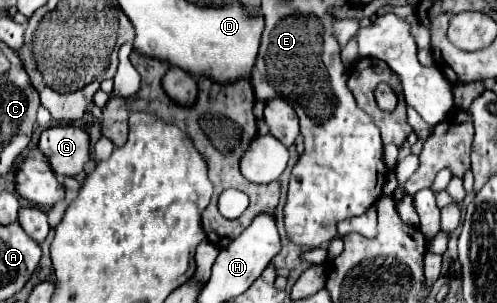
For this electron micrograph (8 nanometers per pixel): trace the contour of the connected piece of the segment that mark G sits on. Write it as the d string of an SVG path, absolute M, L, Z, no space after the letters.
M72 125L50 127L42 131L38 149L42 155L46 155L54 173L68 177L78 175L90 159L88 133Z

